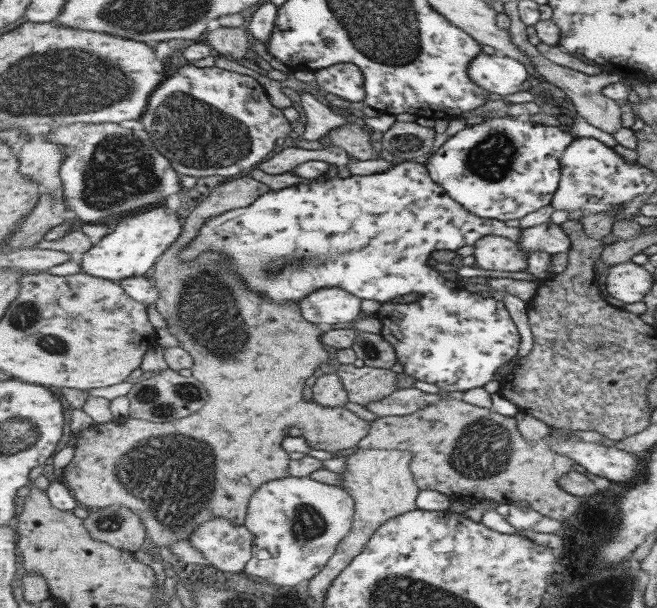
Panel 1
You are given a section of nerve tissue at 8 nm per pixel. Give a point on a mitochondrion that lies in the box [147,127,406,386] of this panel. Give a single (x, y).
(205, 308)

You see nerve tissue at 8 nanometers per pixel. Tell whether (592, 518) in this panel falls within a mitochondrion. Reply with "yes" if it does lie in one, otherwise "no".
no

